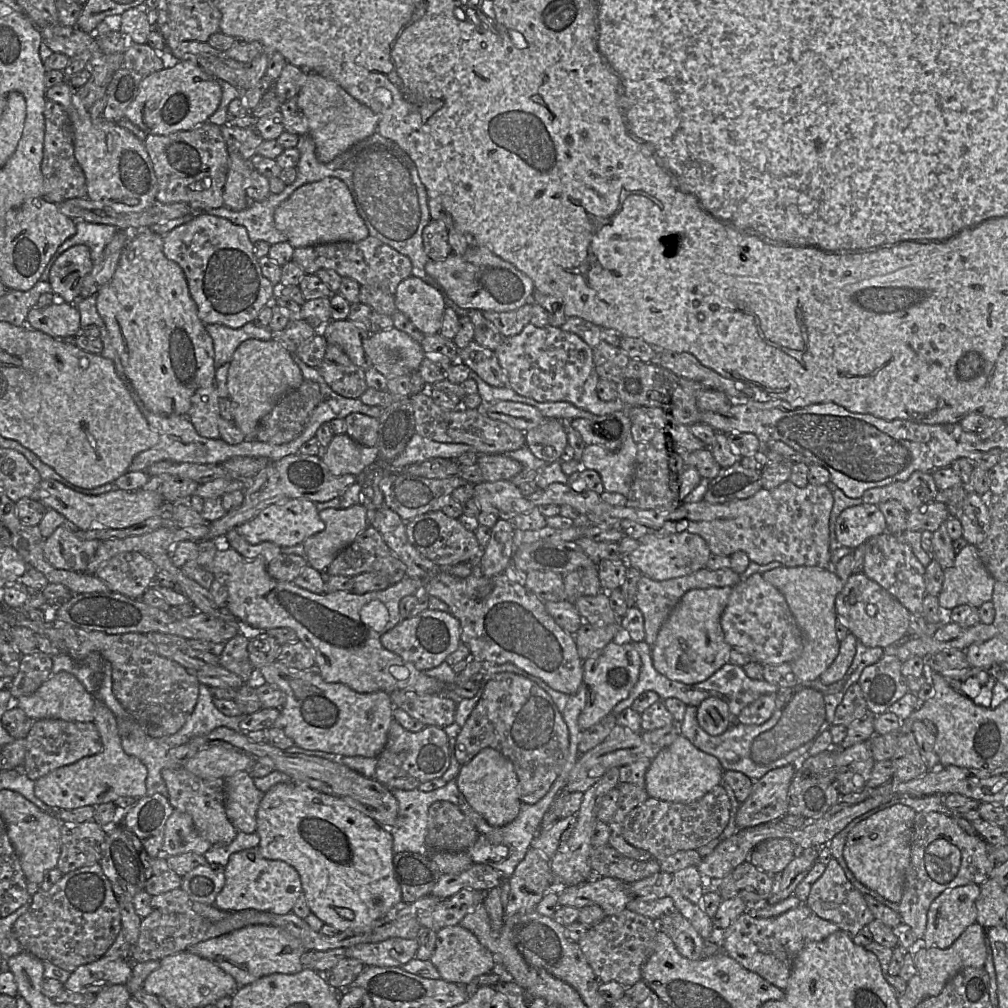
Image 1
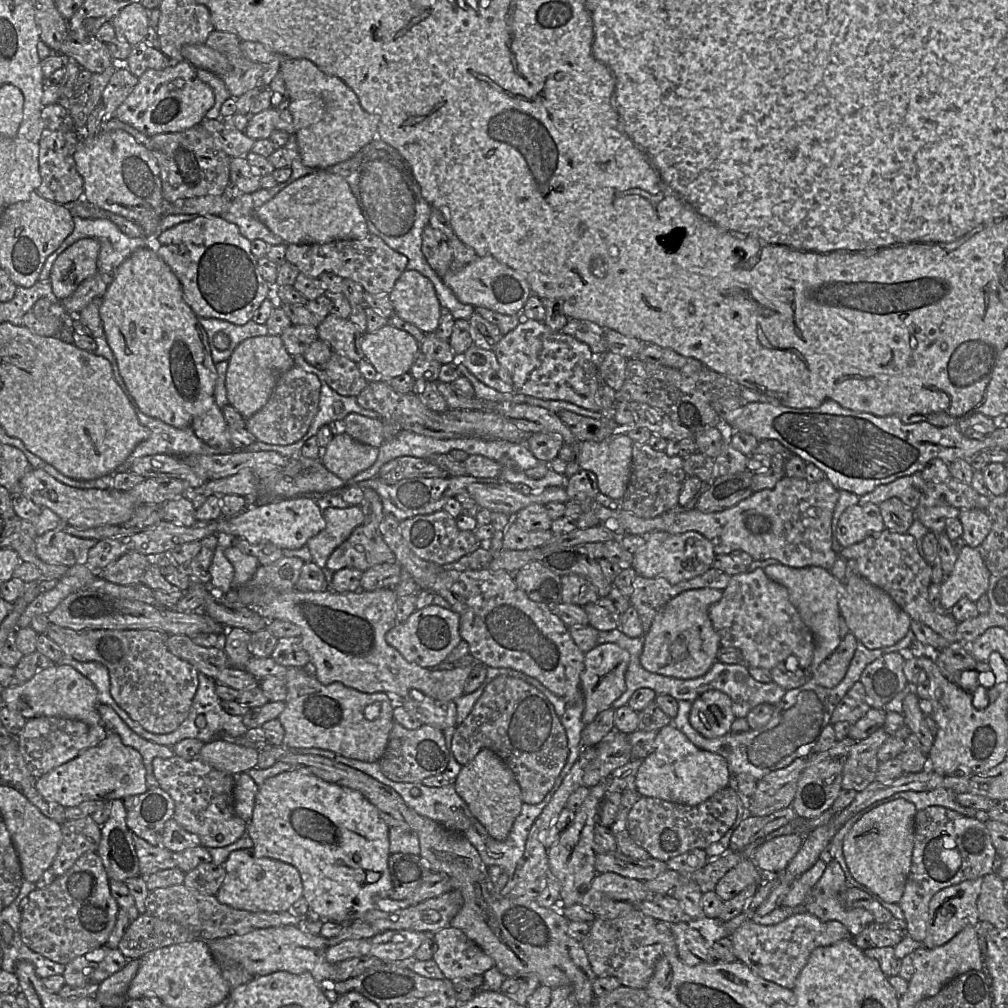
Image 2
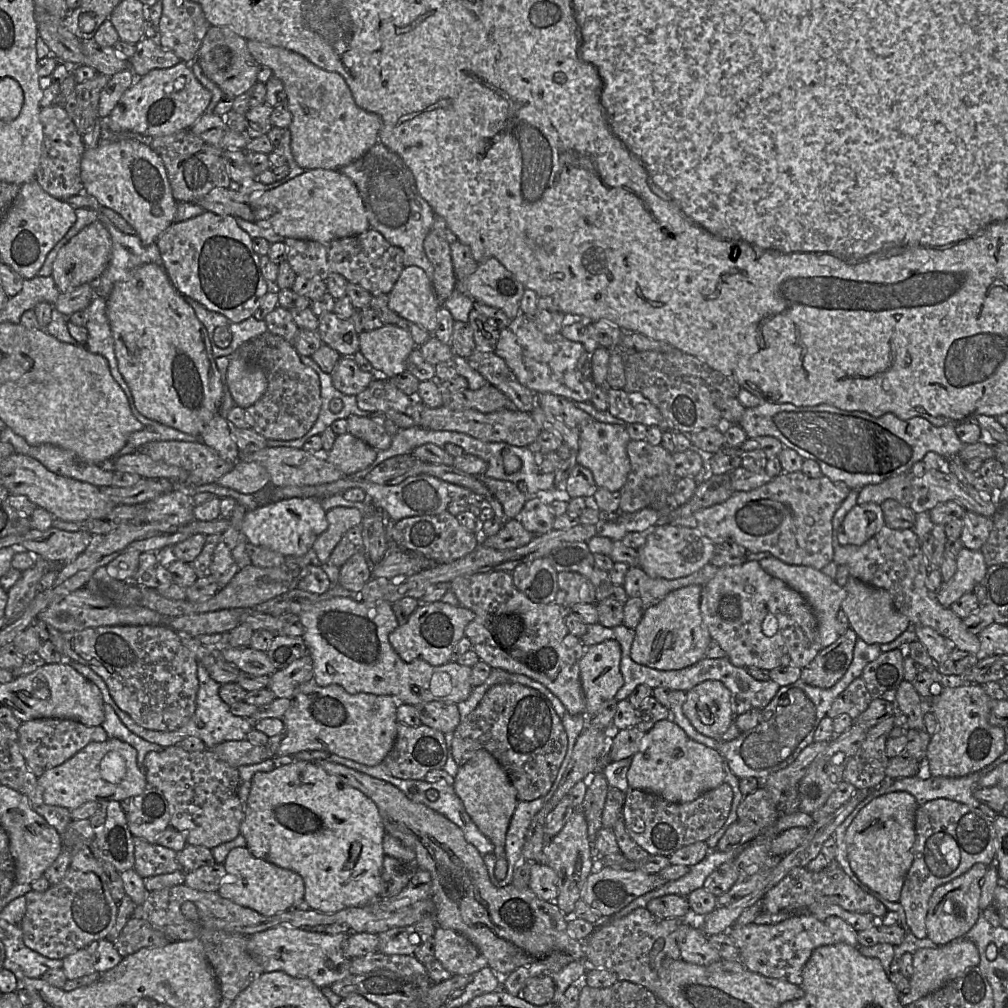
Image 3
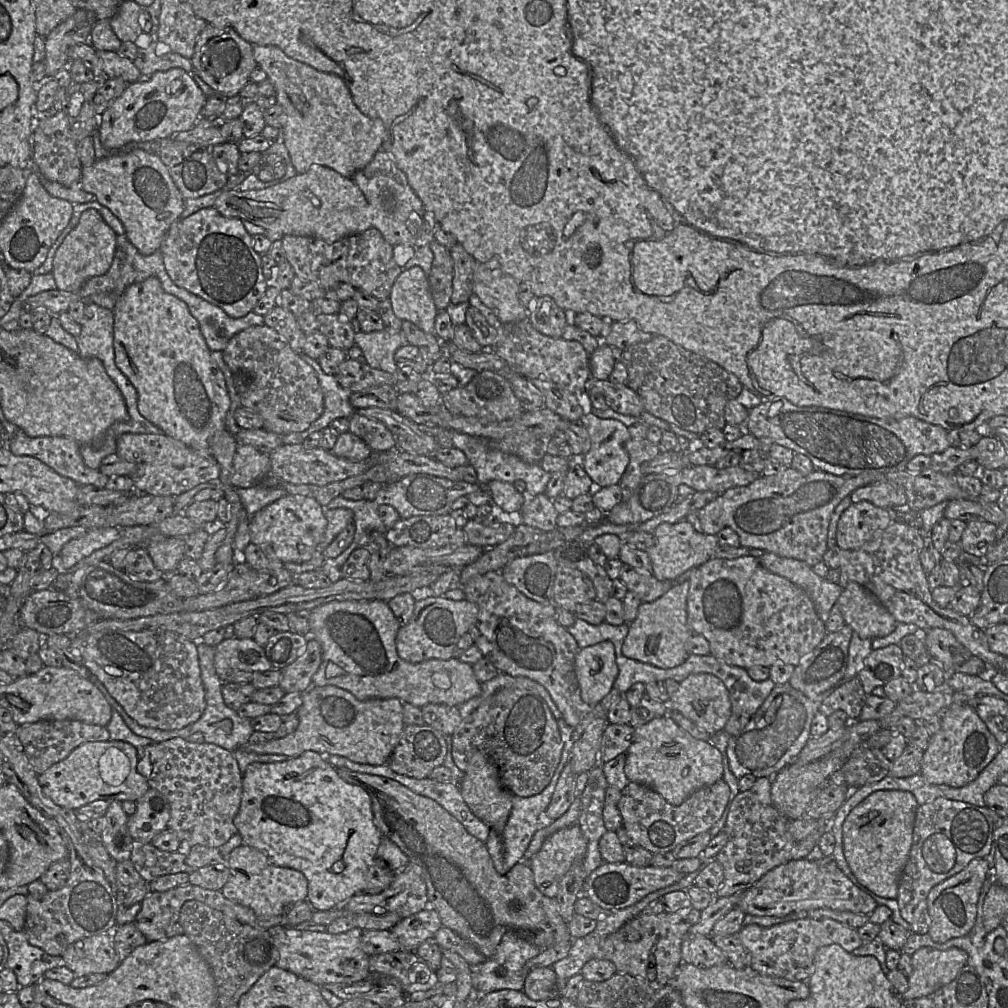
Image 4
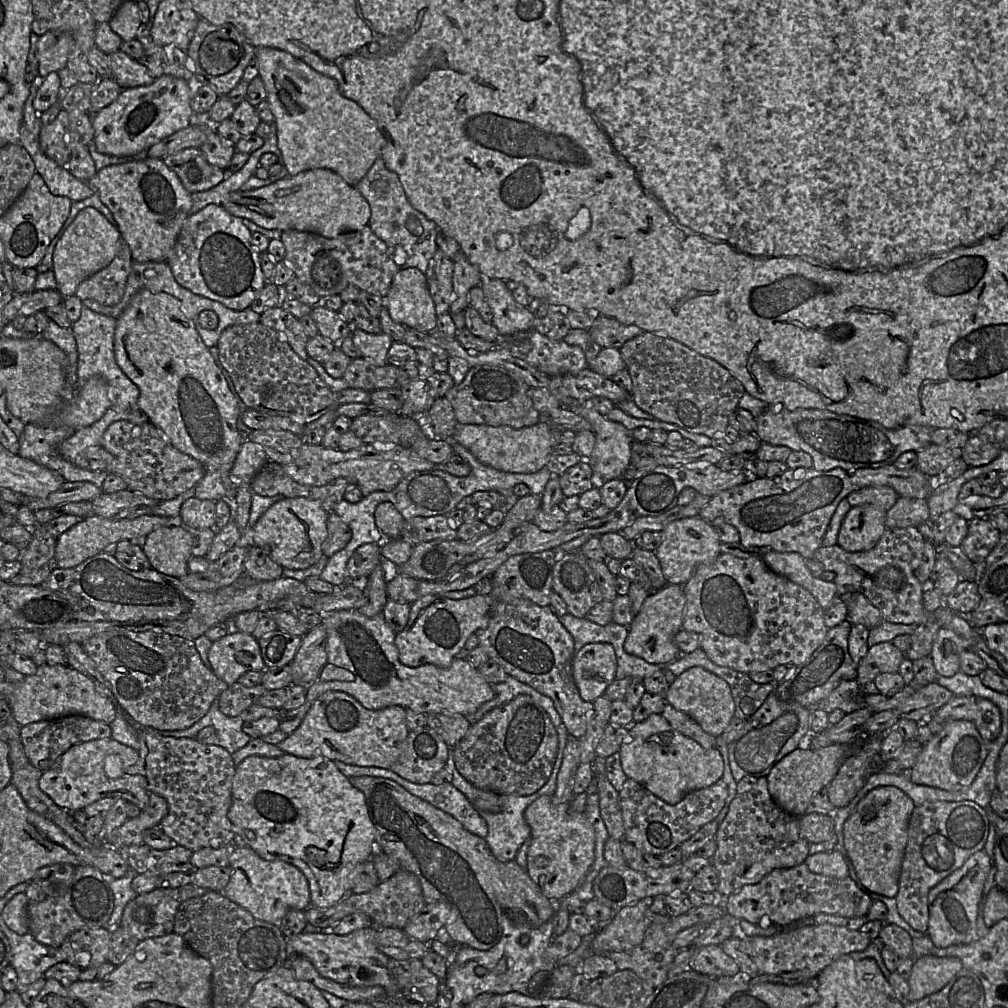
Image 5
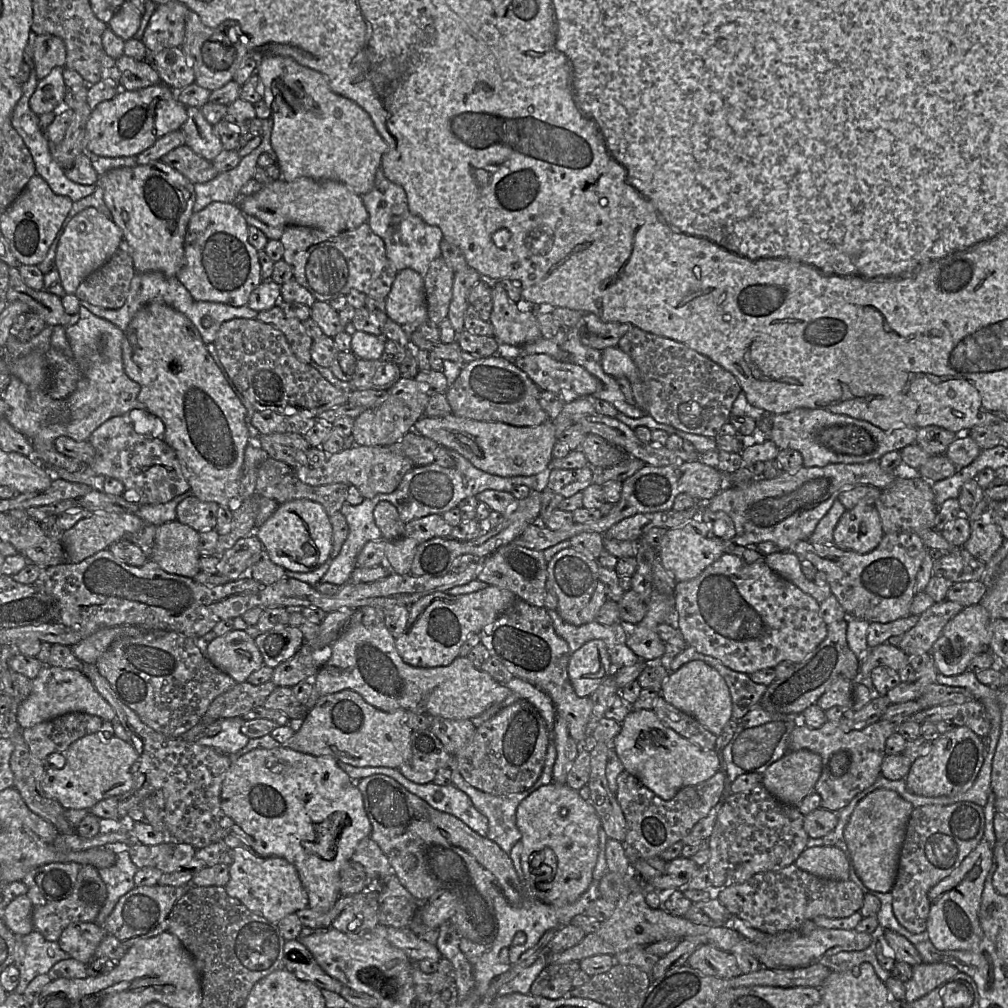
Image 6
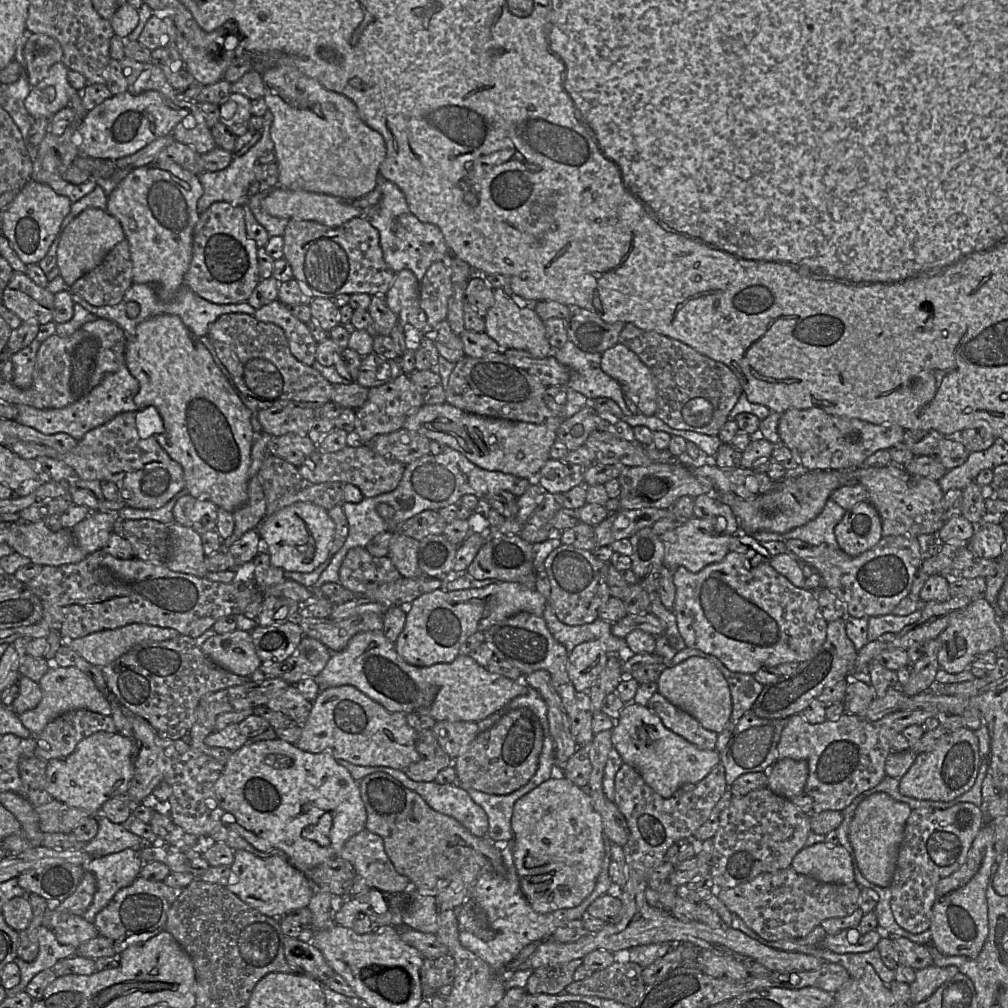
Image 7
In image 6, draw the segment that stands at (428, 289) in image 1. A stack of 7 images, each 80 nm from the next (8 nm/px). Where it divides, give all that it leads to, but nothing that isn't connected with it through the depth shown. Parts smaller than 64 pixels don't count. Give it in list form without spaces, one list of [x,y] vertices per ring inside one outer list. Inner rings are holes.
[[[415,270],[399,271],[386,297],[388,317],[407,329],[428,321],[424,278]]]

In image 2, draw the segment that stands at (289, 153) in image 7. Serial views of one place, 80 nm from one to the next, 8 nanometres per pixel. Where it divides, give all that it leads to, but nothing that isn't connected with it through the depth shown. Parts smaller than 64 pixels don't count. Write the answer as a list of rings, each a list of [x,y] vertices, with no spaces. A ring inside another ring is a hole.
[[[241,41],[240,49],[246,58],[262,65],[280,60],[279,71],[288,92],[298,152],[305,166],[325,170],[352,158],[377,138],[380,117],[367,113],[353,90],[339,77],[323,72],[308,59],[282,56],[260,42]]]

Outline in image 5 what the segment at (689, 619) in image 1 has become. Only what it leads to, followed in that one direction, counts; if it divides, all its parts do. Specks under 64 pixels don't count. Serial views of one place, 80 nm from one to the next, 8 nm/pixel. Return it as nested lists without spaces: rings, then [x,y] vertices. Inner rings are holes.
[[[666,584],[651,591],[628,626],[628,635],[624,642],[625,651],[652,664],[670,664],[676,660],[682,652],[674,638],[682,629],[685,604],[683,585]]]

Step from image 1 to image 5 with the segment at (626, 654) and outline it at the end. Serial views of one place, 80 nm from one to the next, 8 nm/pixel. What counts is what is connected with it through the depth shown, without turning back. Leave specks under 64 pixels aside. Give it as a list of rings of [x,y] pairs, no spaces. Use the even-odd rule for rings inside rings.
[[[589,643],[572,661],[572,675],[581,698],[593,702],[615,680],[617,659],[609,643]]]

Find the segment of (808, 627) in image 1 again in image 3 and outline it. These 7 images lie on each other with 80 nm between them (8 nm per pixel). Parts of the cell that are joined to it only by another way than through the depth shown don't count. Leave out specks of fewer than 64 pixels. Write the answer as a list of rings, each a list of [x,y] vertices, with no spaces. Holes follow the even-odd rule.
[[[774,556],[761,559],[759,564],[765,572],[782,580],[806,598],[818,622],[821,647],[825,648],[834,643],[839,637],[837,632],[837,614],[846,596],[845,589],[821,570],[811,566],[787,564]]]

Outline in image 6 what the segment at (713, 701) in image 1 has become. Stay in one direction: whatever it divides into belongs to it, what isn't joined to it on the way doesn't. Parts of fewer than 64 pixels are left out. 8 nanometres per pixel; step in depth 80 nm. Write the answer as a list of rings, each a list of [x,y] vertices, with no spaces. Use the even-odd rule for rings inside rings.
[[[693,660],[670,672],[659,692],[668,703],[697,720],[704,728],[719,736],[732,717],[732,700],[724,678],[710,665]]]

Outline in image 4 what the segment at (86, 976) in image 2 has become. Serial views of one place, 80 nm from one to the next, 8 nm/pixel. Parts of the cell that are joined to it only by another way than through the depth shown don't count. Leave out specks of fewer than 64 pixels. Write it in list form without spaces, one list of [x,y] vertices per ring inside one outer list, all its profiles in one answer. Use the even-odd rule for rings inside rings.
[[[111,933],[85,937],[67,946],[62,957],[76,978],[94,974],[109,974],[120,964]]]

